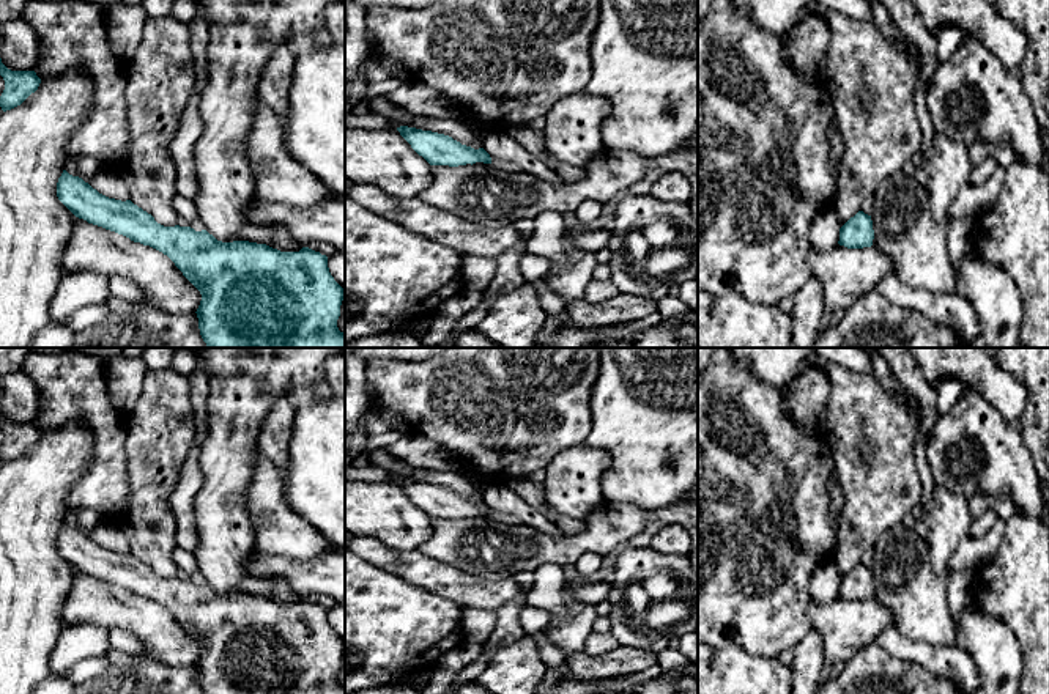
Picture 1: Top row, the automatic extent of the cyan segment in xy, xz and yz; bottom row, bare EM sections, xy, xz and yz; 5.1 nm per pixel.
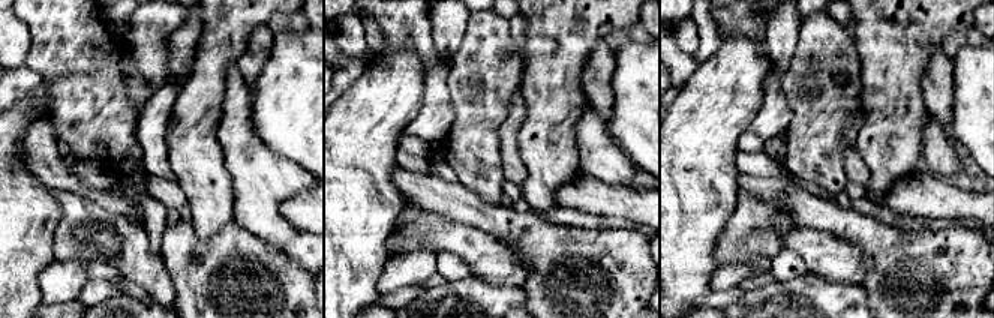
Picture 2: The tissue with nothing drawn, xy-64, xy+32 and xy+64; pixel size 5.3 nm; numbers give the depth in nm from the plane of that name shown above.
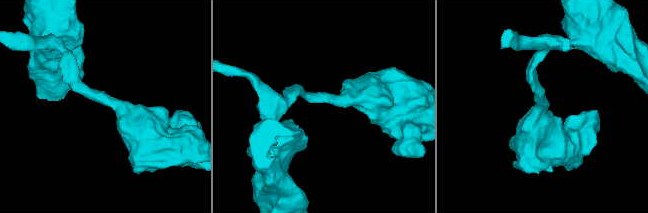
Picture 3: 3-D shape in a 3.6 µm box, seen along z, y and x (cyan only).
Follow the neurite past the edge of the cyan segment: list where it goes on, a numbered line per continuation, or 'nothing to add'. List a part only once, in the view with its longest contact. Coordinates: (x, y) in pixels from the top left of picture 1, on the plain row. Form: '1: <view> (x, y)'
nothing to add

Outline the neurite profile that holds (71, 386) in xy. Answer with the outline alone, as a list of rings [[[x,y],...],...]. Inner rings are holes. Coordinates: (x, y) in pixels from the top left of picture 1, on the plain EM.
[[[32,351],[20,371],[38,387],[39,411],[33,423],[41,433],[60,430],[69,422],[82,422],[91,433],[93,456],[69,491],[68,507],[90,508],[102,521],[123,521],[131,502],[124,450],[128,433],[110,401],[106,360],[79,351]]]

